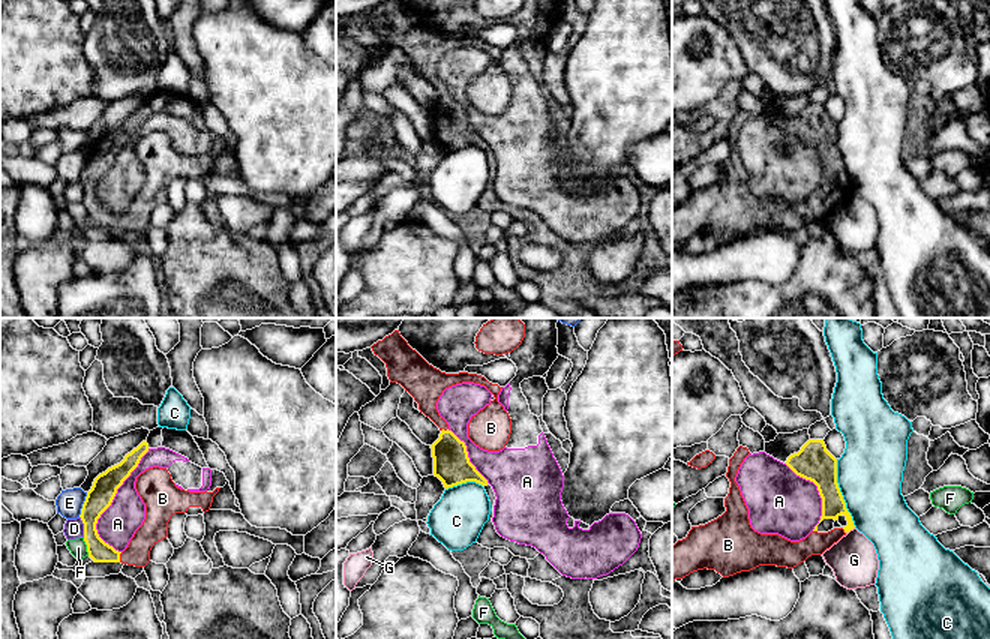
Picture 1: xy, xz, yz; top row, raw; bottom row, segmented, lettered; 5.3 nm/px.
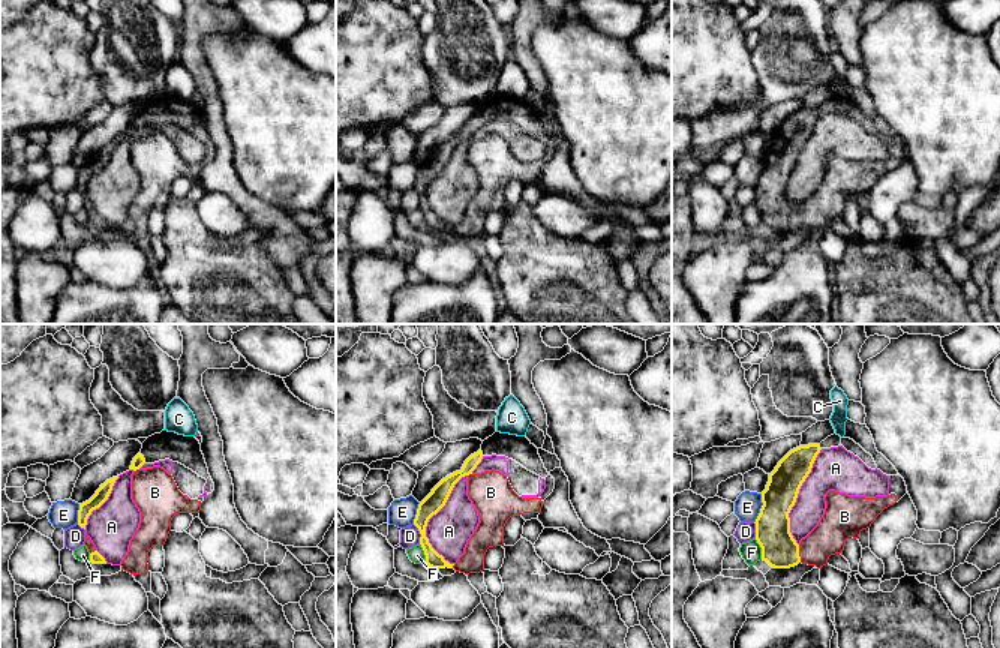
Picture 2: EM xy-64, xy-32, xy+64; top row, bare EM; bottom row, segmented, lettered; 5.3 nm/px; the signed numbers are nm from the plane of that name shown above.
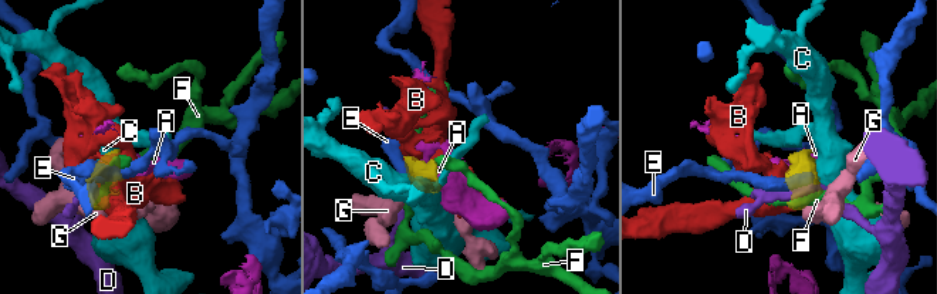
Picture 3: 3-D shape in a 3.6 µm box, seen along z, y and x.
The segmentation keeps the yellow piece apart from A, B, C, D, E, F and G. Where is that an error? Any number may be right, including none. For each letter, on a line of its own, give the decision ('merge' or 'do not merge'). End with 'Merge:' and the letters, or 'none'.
A: do not merge
B: merge
C: do not merge
D: do not merge
E: do not merge
F: do not merge
G: do not merge
Merge: B

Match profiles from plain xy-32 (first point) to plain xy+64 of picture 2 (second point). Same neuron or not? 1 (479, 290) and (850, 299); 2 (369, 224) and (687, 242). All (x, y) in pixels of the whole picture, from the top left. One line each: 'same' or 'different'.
1: different
2: different

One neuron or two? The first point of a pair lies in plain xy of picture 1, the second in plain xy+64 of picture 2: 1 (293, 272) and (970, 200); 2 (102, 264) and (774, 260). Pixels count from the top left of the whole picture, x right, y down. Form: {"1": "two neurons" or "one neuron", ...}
{"1": "one neuron", "2": "one neuron"}

